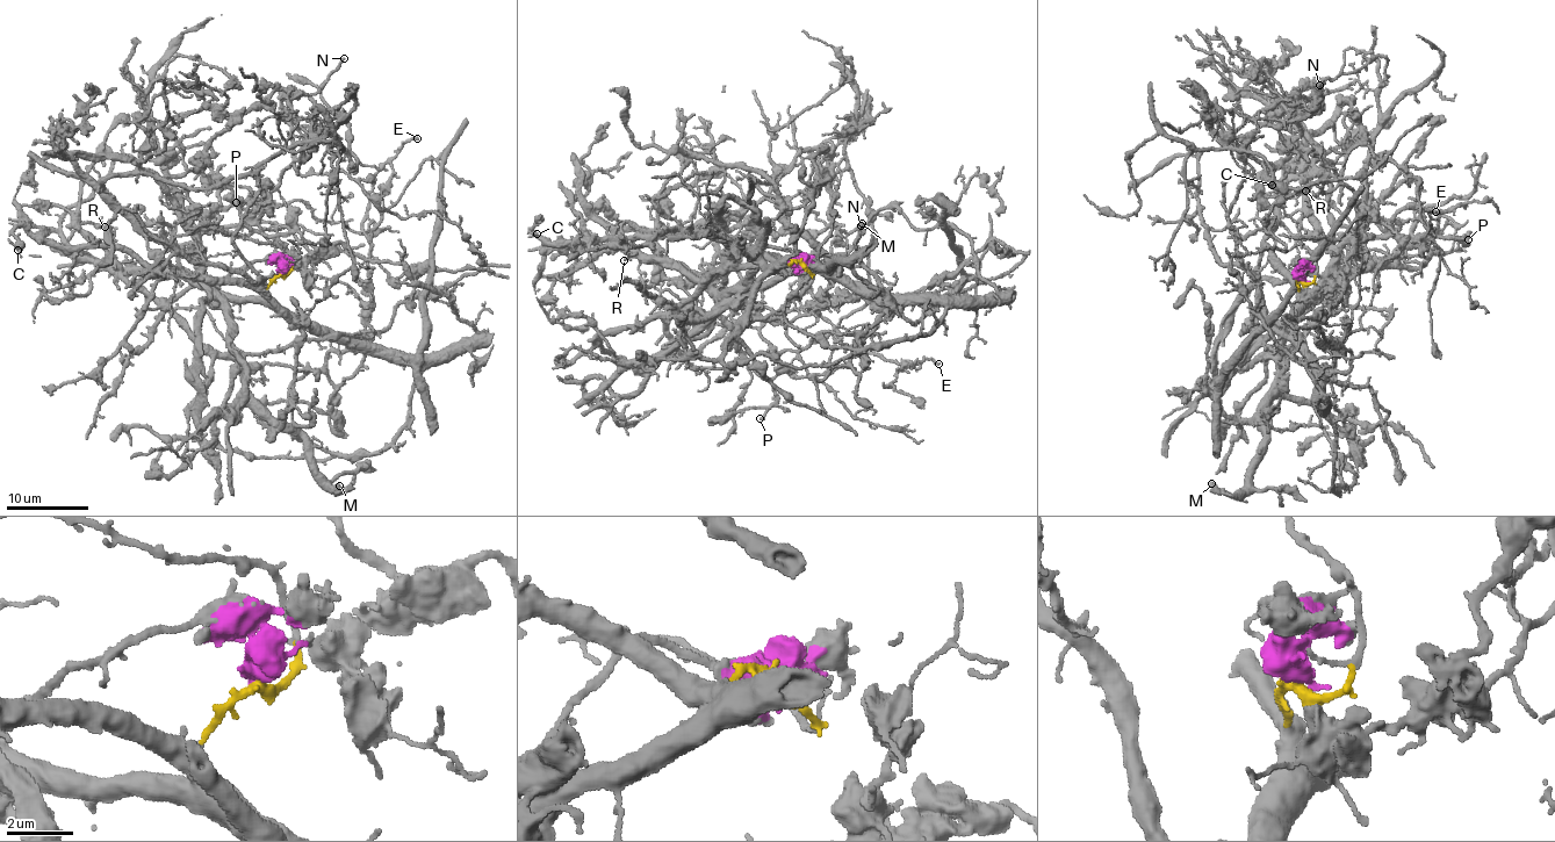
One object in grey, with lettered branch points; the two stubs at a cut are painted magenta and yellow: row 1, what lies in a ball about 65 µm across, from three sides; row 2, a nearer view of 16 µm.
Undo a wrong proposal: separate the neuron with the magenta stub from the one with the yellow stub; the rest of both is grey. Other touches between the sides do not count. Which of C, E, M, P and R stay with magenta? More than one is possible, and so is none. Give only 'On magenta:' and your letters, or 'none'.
On magenta: E, P

